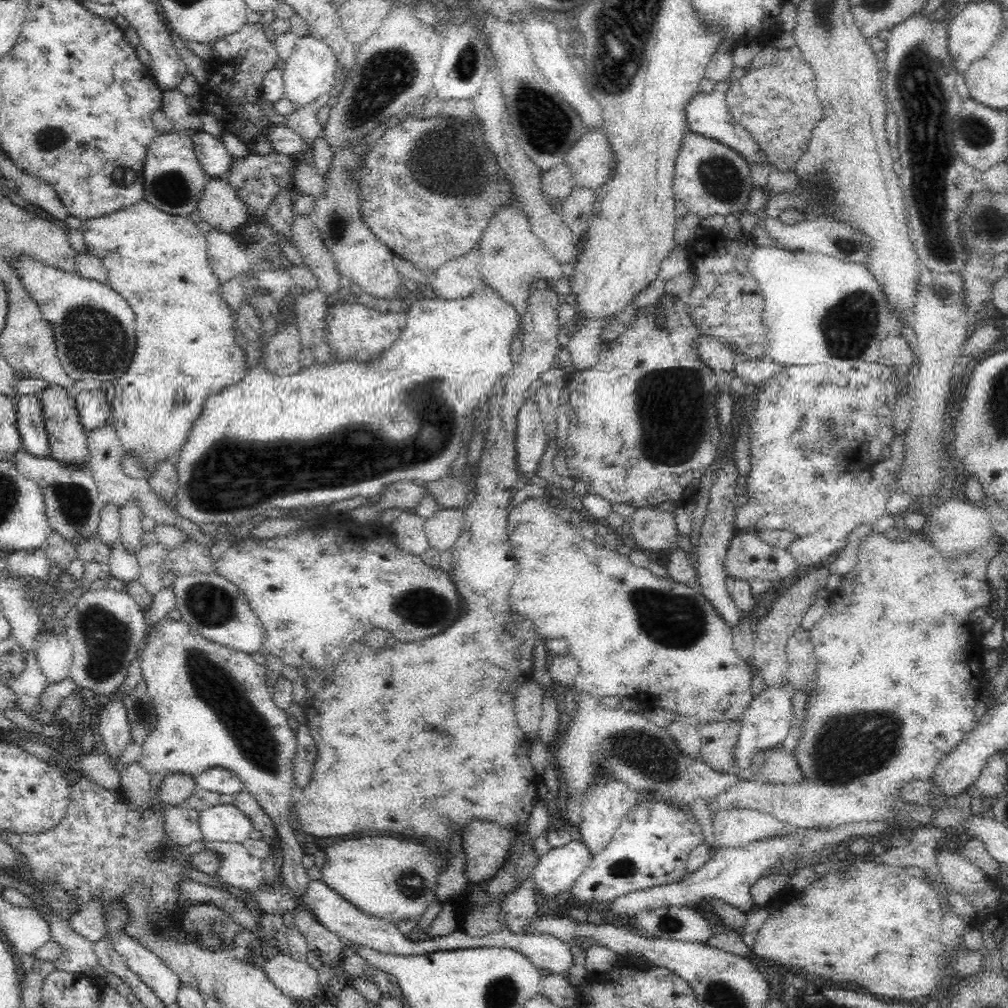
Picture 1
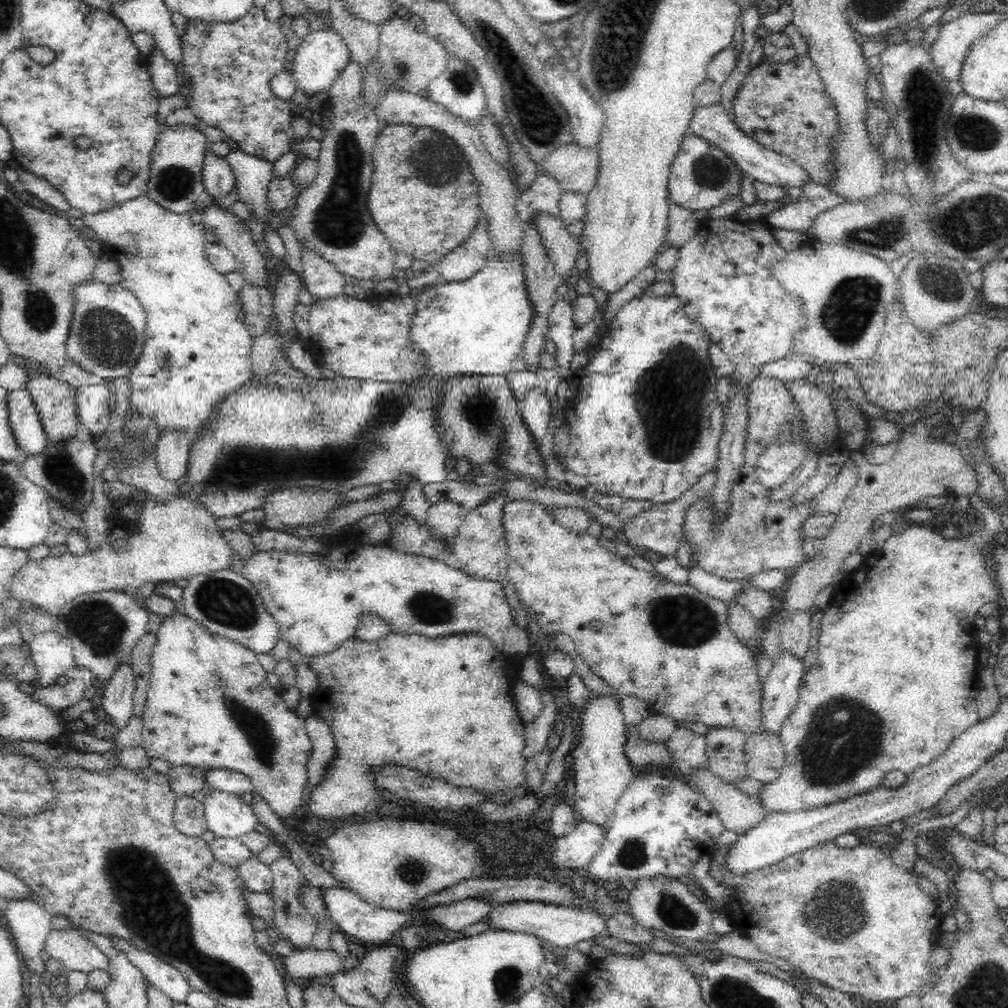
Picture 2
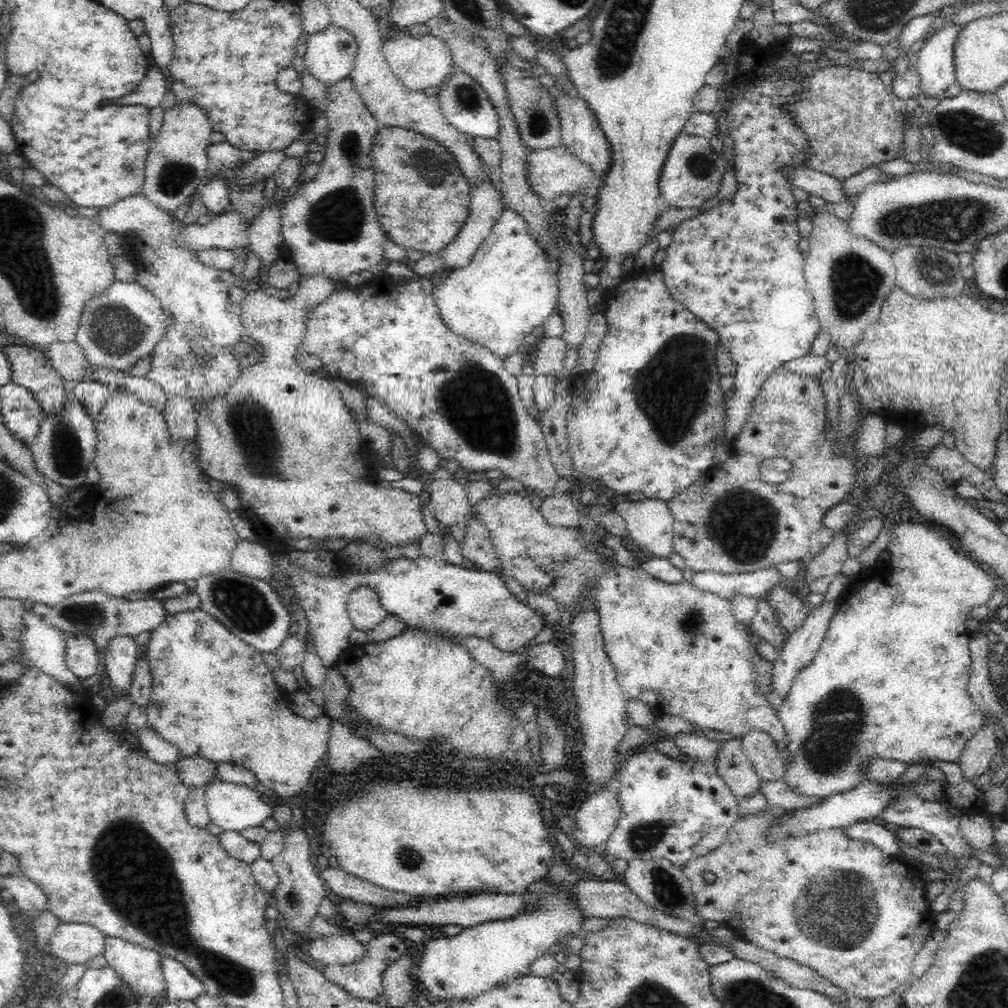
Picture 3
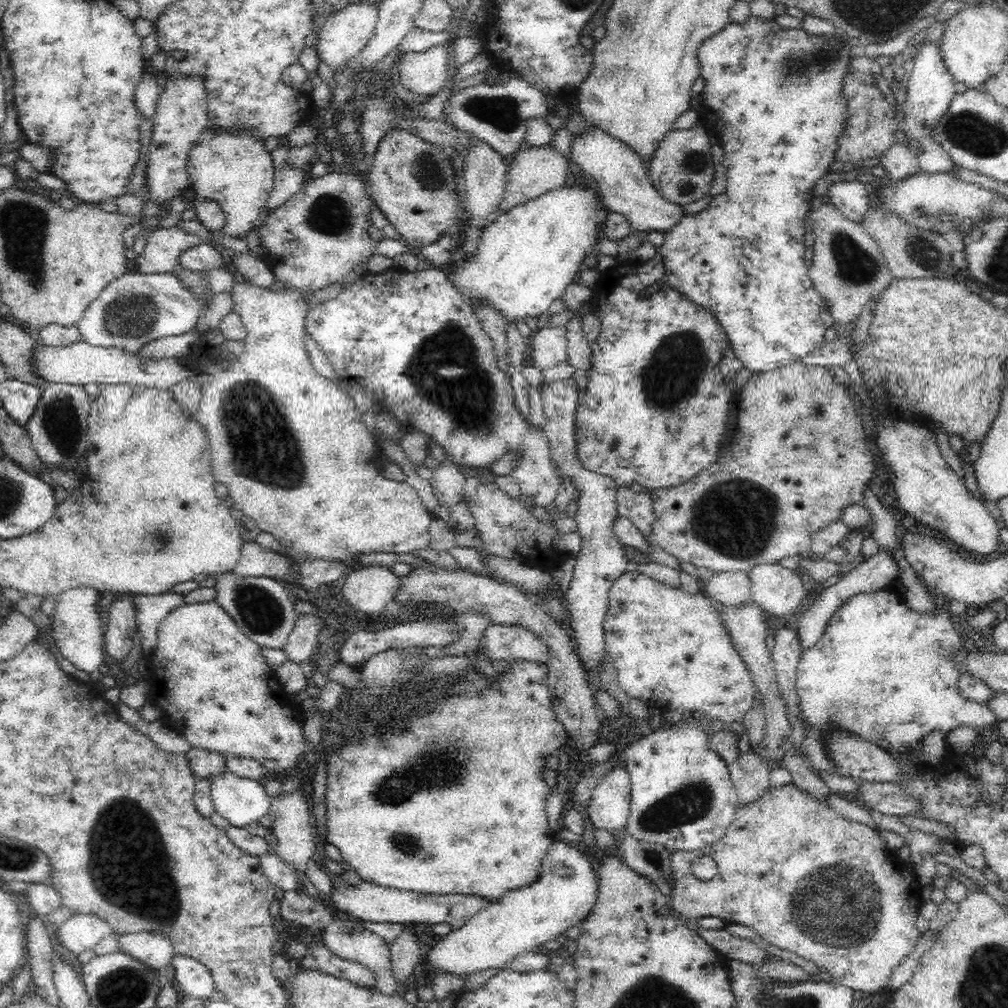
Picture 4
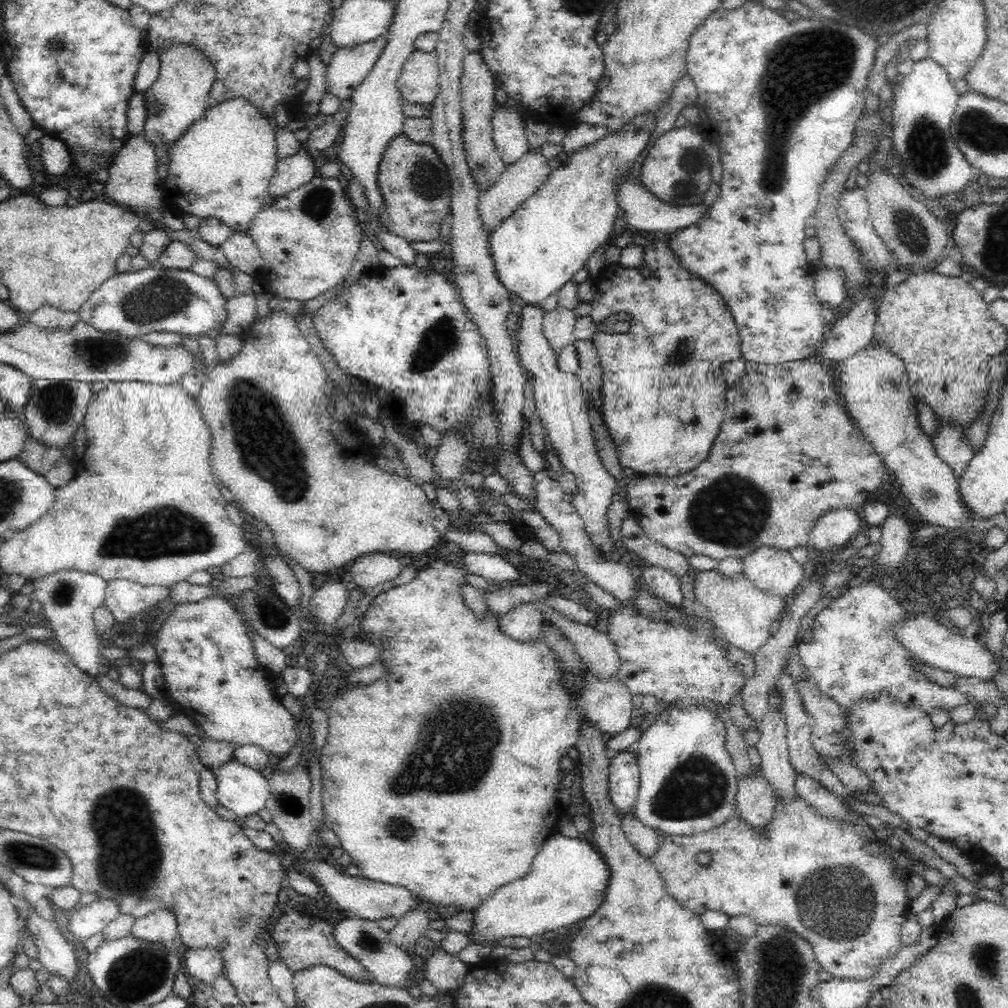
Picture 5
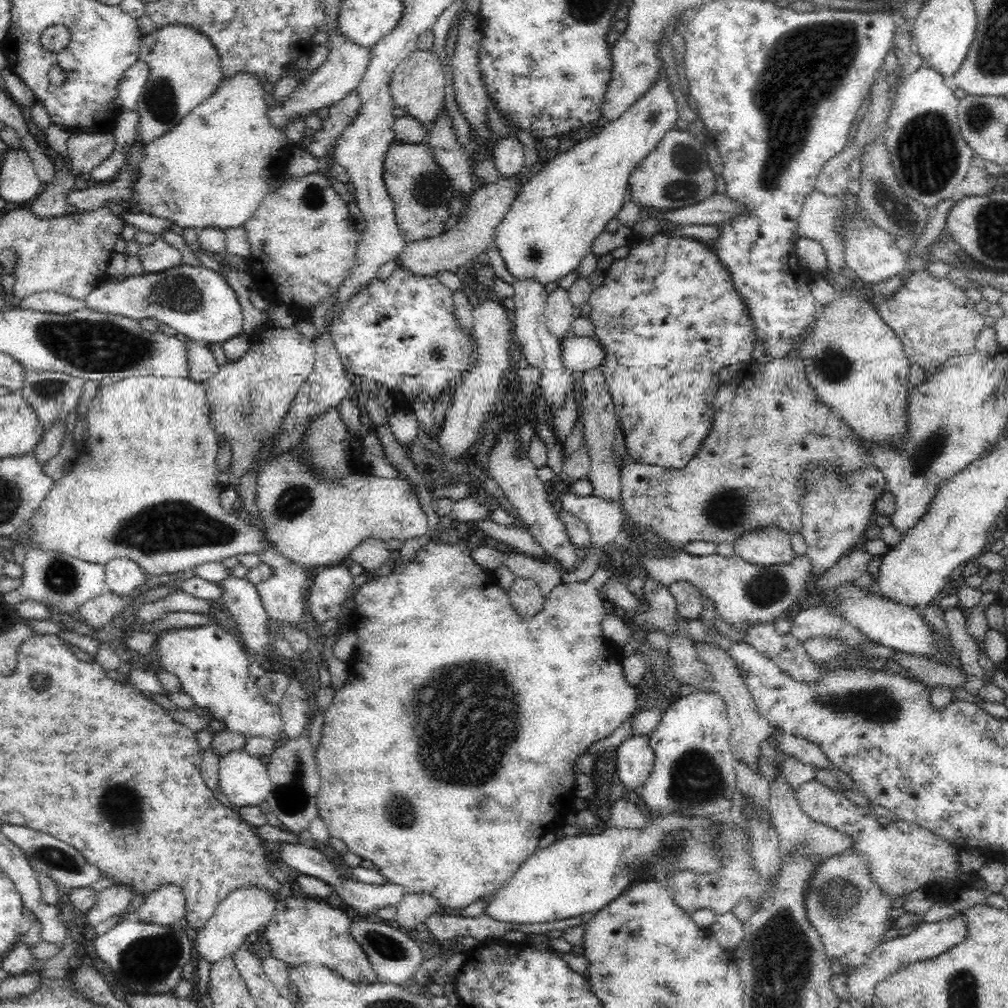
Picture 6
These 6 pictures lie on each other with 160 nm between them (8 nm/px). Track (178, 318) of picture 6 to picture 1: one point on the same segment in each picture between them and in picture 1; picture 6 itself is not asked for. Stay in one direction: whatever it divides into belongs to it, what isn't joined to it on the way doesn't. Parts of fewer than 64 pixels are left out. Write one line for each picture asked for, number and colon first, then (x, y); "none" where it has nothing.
1: (95, 338)
2: (106, 334)
3: (118, 327)
4: (136, 309)
5: (132, 304)

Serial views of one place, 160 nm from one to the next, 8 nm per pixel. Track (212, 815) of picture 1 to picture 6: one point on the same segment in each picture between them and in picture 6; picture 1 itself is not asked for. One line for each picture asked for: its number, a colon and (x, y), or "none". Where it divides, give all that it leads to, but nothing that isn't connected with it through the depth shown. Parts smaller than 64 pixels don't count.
2: (229, 816)
3: (233, 808)
4: (240, 801)
5: (239, 789)
6: (243, 779)

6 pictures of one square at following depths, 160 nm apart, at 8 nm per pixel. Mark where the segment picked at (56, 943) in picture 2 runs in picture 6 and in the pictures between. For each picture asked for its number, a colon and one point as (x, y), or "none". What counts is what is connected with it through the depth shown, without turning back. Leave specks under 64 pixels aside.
3: (72, 943)
4: (80, 932)
5: (90, 920)
6: (110, 902)

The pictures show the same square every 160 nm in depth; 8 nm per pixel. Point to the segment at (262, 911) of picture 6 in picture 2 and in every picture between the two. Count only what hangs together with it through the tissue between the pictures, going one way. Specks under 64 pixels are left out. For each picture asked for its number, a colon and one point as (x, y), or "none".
2: (169, 980)
3: (179, 984)
4: (193, 978)
5: (201, 966)

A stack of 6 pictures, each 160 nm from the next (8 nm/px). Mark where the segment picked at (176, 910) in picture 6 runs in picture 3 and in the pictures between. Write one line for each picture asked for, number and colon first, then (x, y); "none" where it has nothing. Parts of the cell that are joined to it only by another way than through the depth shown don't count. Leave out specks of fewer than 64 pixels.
3: (139, 968)
4: (155, 951)
5: (160, 927)

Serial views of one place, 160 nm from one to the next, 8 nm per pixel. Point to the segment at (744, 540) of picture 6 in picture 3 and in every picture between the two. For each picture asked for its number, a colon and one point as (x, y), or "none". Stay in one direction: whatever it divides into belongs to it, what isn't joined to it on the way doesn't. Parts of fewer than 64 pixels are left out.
3: (791, 611)
4: (779, 591)
5: (773, 571)

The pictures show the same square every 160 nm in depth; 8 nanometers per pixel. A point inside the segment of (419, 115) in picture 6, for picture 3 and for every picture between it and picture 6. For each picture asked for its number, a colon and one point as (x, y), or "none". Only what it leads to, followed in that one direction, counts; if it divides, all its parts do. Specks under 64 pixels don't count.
3: (418, 61)
4: (426, 72)
5: (418, 81)

